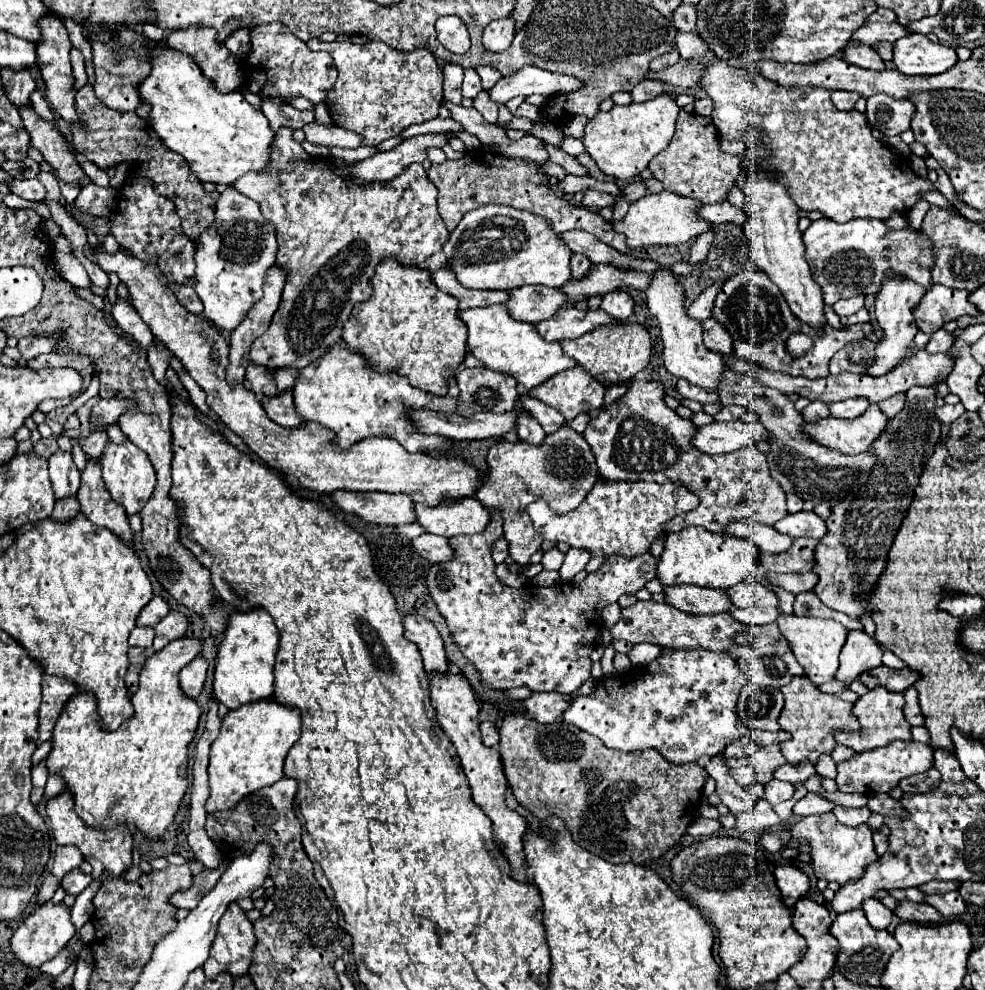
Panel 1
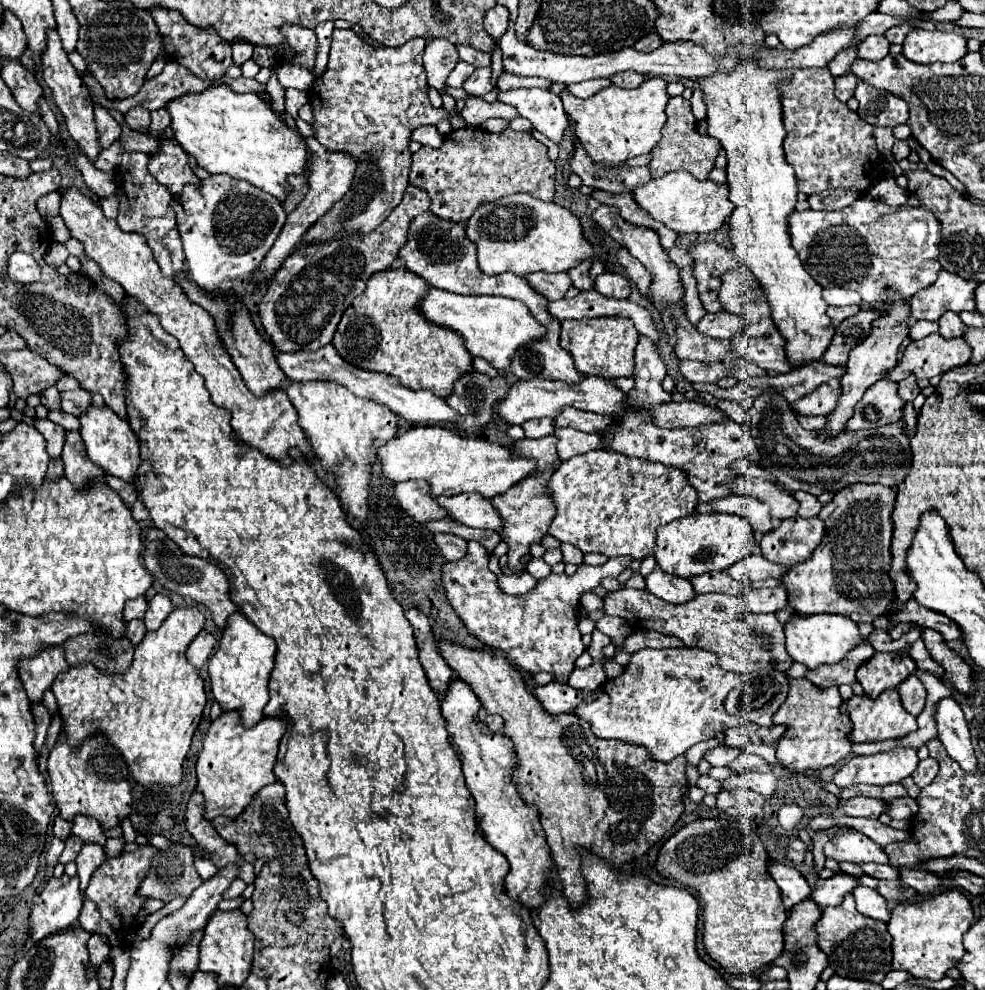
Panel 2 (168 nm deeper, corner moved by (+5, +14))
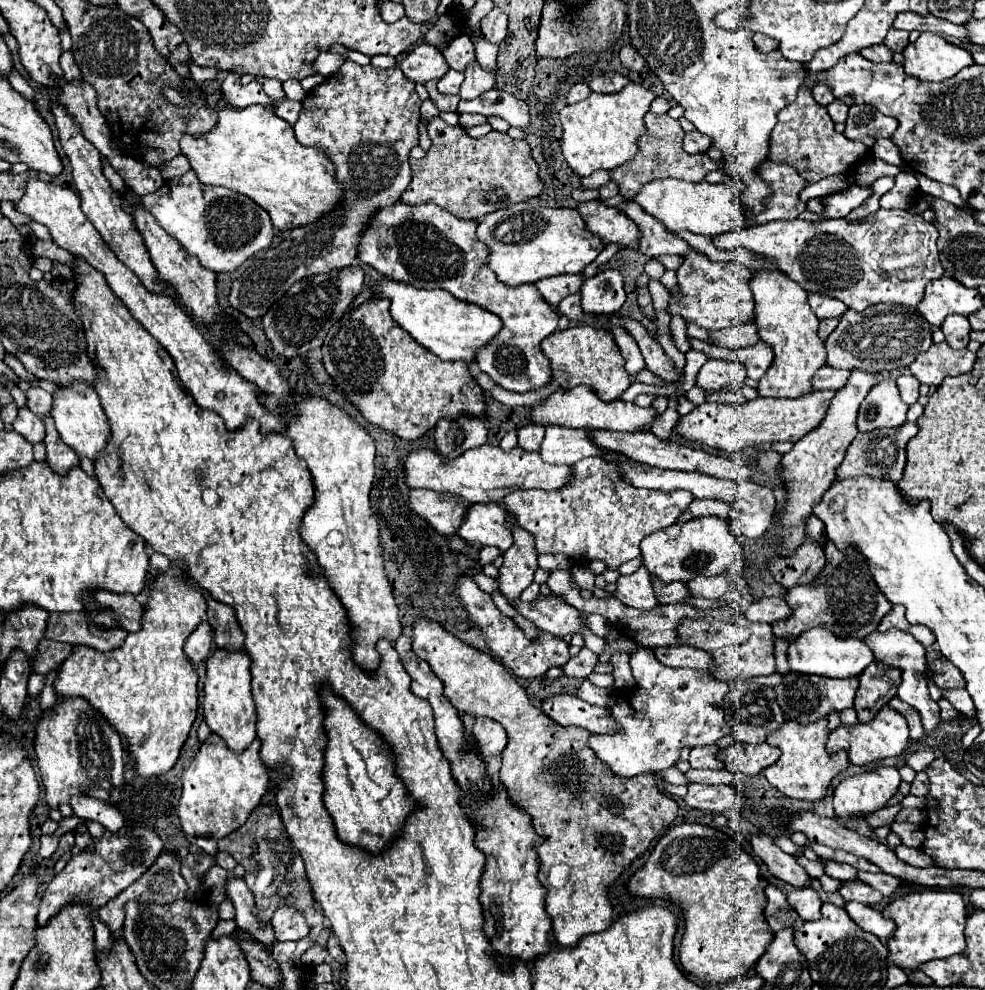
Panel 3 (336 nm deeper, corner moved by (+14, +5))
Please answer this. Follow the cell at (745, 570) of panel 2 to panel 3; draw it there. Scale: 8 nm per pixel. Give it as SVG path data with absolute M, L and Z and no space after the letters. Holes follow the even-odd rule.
M726 573L718 577L694 577L686 583L686 589L692 597L700 599L720 599L730 589L730 581L726 581Z

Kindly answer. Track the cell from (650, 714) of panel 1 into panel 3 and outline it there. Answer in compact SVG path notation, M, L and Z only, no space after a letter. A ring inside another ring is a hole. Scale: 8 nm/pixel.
M646 647L634 651L630 663L636 687L618 691L618 705L608 709L622 725L622 733L590 737L594 753L614 775L636 777L640 773L662 771L678 761L682 747L710 745L730 733L722 711L722 699L728 691L724 681L716 681L700 669L666 667L654 657L652 649Z

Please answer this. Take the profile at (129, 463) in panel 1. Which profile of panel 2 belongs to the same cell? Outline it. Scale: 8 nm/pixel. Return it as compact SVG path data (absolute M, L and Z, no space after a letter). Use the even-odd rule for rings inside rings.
M91 406L83 416L79 416L79 420L81 420L81 430L79 432L83 436L83 442L85 442L85 448L87 448L87 456L91 458L91 462L95 466L99 466L103 472L133 484L143 458L139 454L141 452L139 440L137 440L135 432L131 430L131 426L107 406L103 406L103 408Z

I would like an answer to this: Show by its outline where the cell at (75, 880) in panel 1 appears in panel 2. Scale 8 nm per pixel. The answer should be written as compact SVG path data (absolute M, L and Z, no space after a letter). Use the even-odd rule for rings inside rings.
M69 836L69 840L65 842L65 850L63 850L59 862L61 862L61 864L69 864L69 862L73 862L73 860L77 858L77 854L79 854L81 848L83 848L83 842L81 842L77 836Z

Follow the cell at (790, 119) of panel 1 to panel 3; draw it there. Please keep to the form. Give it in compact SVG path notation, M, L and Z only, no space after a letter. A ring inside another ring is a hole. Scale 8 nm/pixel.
M810 89L798 91L796 101L780 111L778 123L770 133L770 159L794 165L810 183L816 183L828 175L846 173L862 159L864 153L866 145L854 143L842 133L834 131L834 121L830 121L826 109L812 99Z

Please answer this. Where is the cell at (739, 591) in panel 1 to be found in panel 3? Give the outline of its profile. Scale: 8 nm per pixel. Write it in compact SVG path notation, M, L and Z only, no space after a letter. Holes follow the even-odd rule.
M652 579L652 587L654 587L654 595L658 603L682 603L686 597L686 585L680 581L672 581L672 583L664 583L660 579Z

